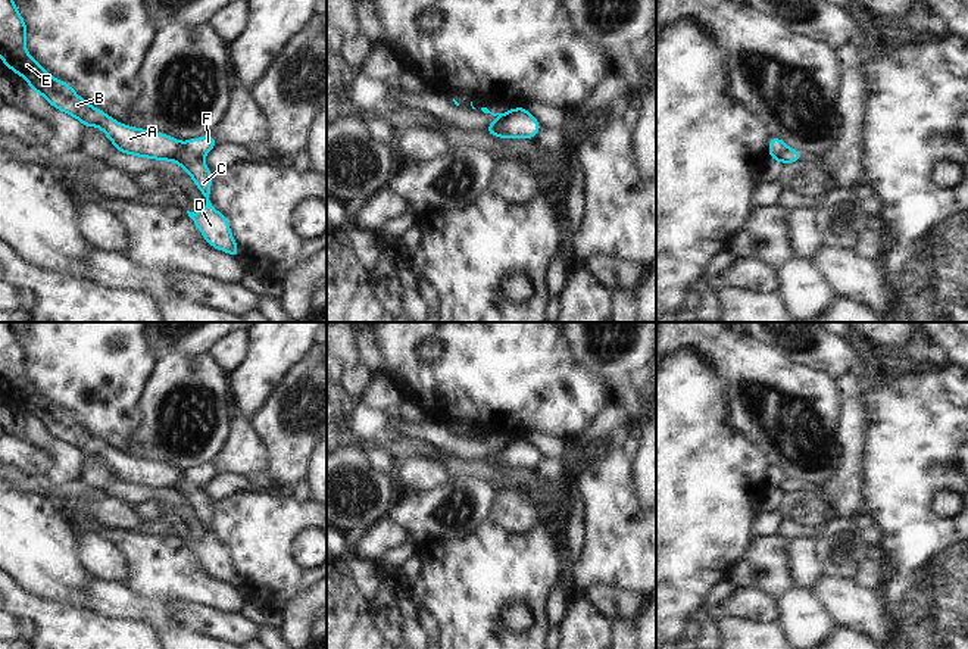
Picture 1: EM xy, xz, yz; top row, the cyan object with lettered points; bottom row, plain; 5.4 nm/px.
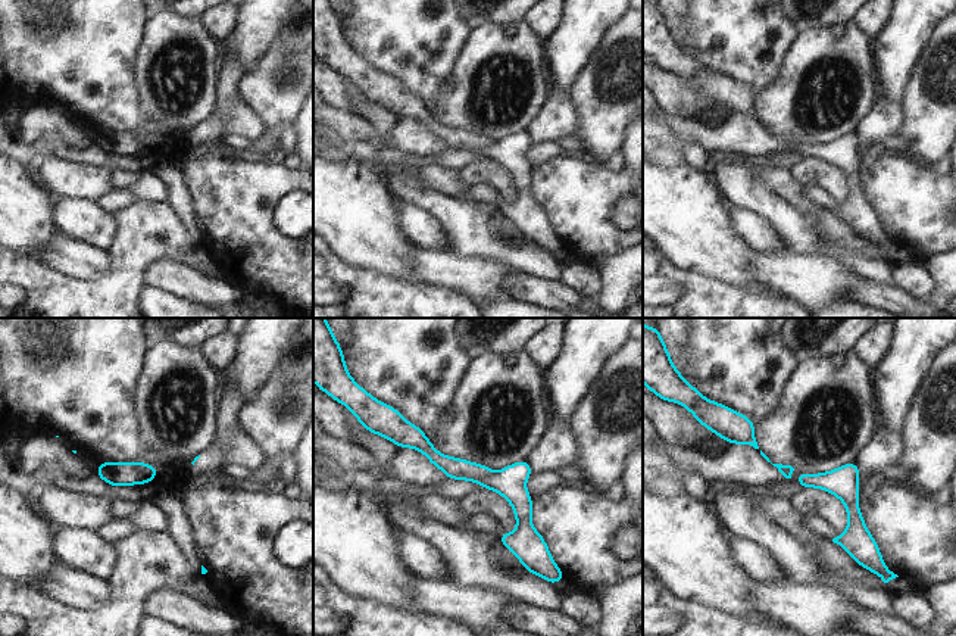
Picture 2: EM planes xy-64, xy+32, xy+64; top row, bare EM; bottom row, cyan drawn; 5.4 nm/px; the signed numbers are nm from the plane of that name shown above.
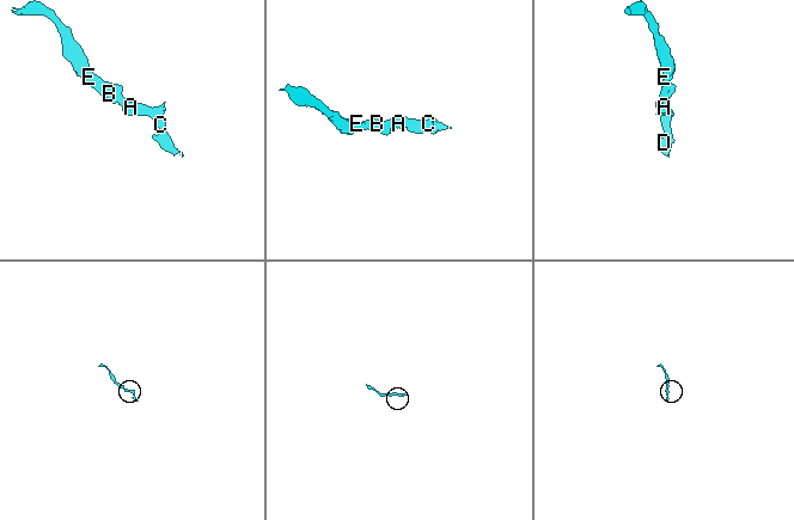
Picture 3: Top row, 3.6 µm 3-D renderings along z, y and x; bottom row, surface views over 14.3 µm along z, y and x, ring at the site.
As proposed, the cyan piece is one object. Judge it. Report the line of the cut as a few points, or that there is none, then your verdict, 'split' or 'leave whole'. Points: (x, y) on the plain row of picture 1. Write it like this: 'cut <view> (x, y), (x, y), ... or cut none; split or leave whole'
cut xy (183, 473), (183, 477), (171, 490); split

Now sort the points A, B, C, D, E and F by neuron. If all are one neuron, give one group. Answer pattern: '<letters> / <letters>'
A B E / C D F

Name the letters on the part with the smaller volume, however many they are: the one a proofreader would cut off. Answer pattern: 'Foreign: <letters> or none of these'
Foreign: C, D, F

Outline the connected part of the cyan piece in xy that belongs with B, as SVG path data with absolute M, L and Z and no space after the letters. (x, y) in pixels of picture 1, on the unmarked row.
M0 322L0 389L25 408L34 422L46 427L54 439L81 450L85 458L99 456L121 483L163 492L172 492L181 483L179 469L165 462L124 455L79 427L69 414L51 406L26 381L26 366L26 353L13 325Z

